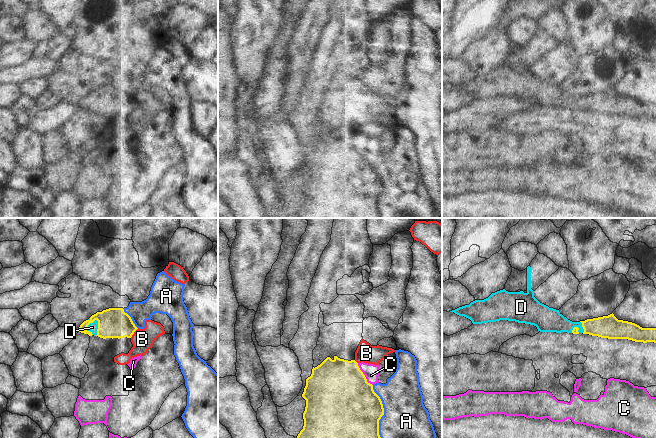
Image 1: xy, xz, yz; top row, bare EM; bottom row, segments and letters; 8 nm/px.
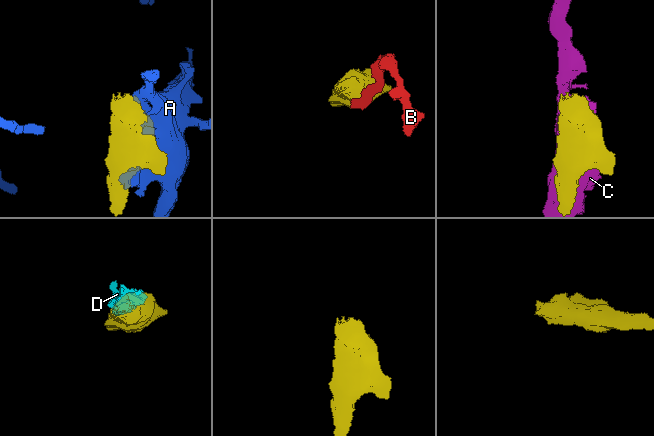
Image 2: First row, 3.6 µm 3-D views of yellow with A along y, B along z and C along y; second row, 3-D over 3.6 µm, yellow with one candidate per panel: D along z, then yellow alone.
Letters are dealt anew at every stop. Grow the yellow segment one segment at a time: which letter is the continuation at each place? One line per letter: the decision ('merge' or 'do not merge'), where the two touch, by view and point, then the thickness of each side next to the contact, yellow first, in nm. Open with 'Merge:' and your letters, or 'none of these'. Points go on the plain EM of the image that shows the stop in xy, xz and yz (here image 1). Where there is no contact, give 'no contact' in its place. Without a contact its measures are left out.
Merge: D
A: do not merge | xz (383, 189) | 460/420 nm
B: do not merge | xy (133, 109) | 240/170 nm
C: do not merge | xz (364, 151) | 500/120 nm
D: merge | xy (98, 103) | 240/80 nm

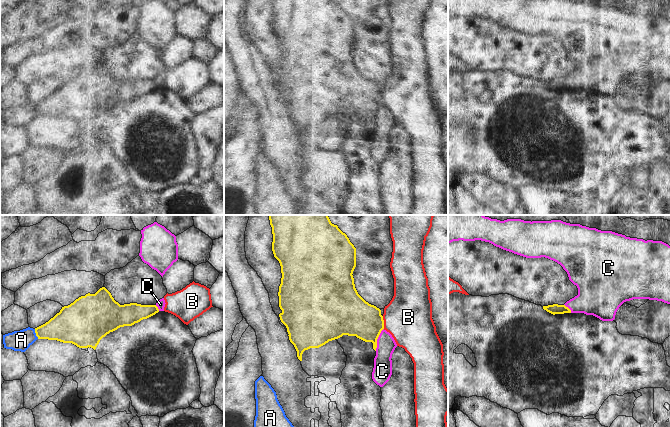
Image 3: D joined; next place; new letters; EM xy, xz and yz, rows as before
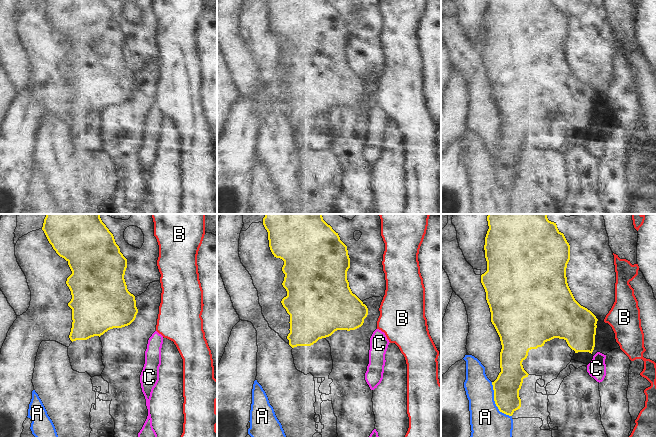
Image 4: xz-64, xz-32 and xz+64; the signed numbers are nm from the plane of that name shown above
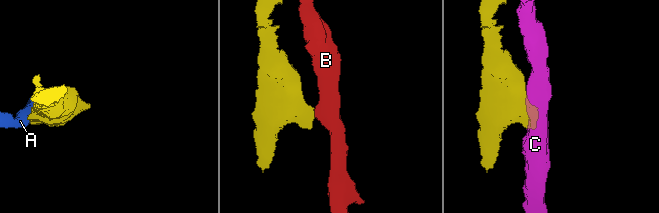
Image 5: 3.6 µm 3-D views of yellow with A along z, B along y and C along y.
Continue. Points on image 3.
Merge: none of these
A: do not merge | xy (36, 110) | 260/160 nm
B: do not merge | xz (383, 98) | 320/380 nm
C: do not merge | xz (377, 114) | 300/150 nm

